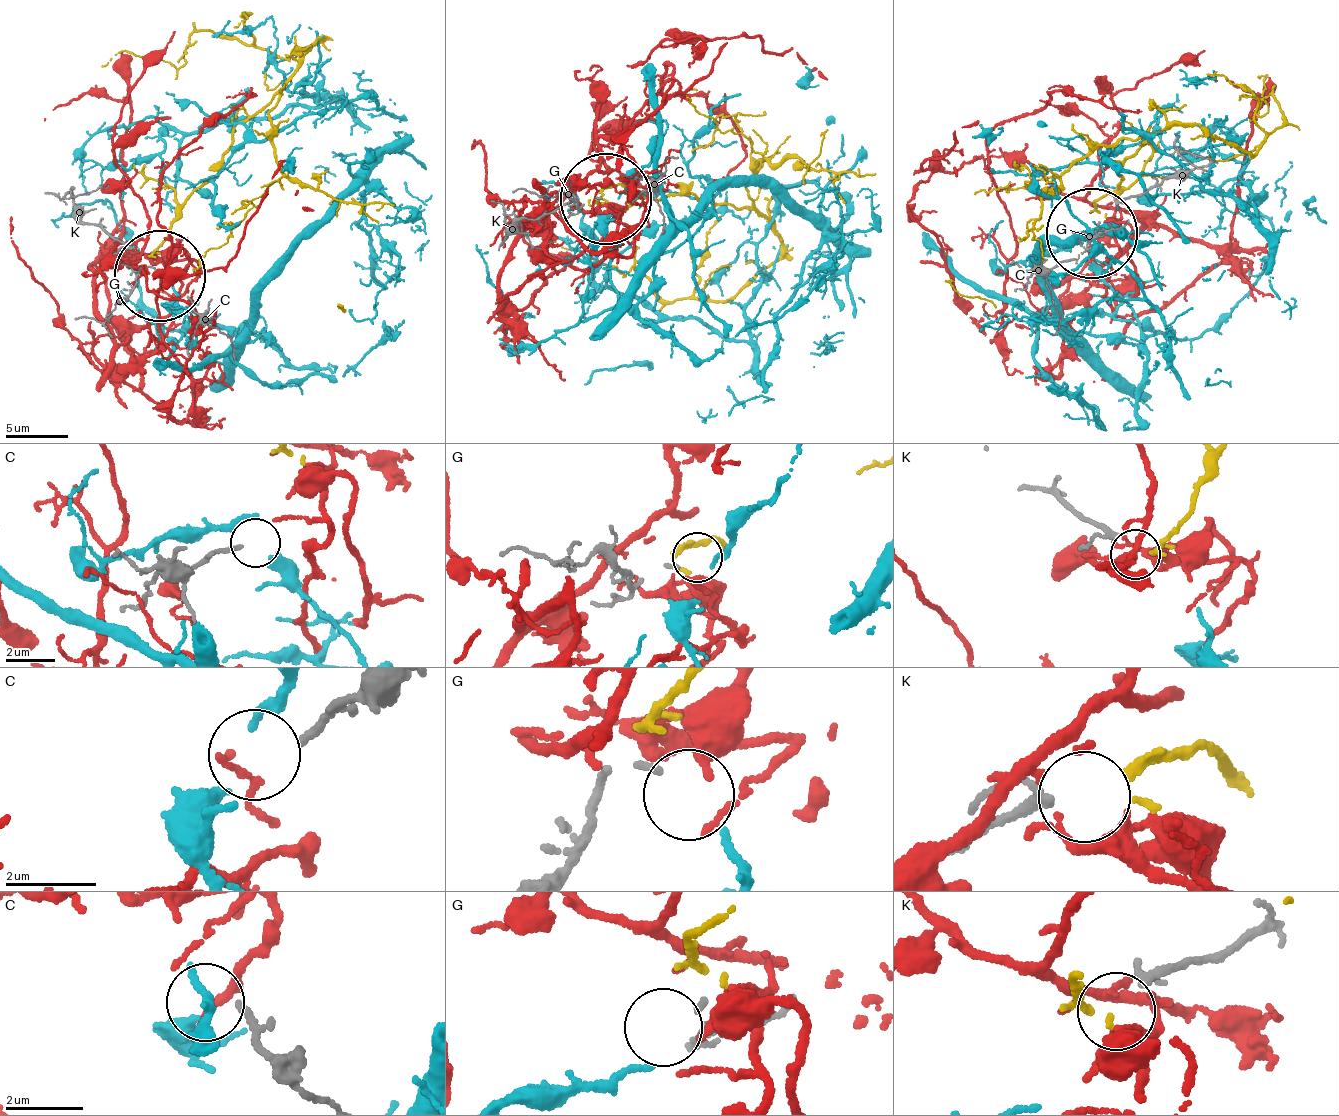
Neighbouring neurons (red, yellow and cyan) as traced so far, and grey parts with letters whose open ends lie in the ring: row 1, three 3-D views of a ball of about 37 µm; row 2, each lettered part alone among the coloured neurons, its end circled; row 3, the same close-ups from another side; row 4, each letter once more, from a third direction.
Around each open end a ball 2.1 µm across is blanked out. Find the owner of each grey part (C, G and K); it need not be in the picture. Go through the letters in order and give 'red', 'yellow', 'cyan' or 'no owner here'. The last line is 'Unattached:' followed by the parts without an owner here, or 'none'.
C: no owner here
G: no owner here
K: yellow
Unattached: C, G

